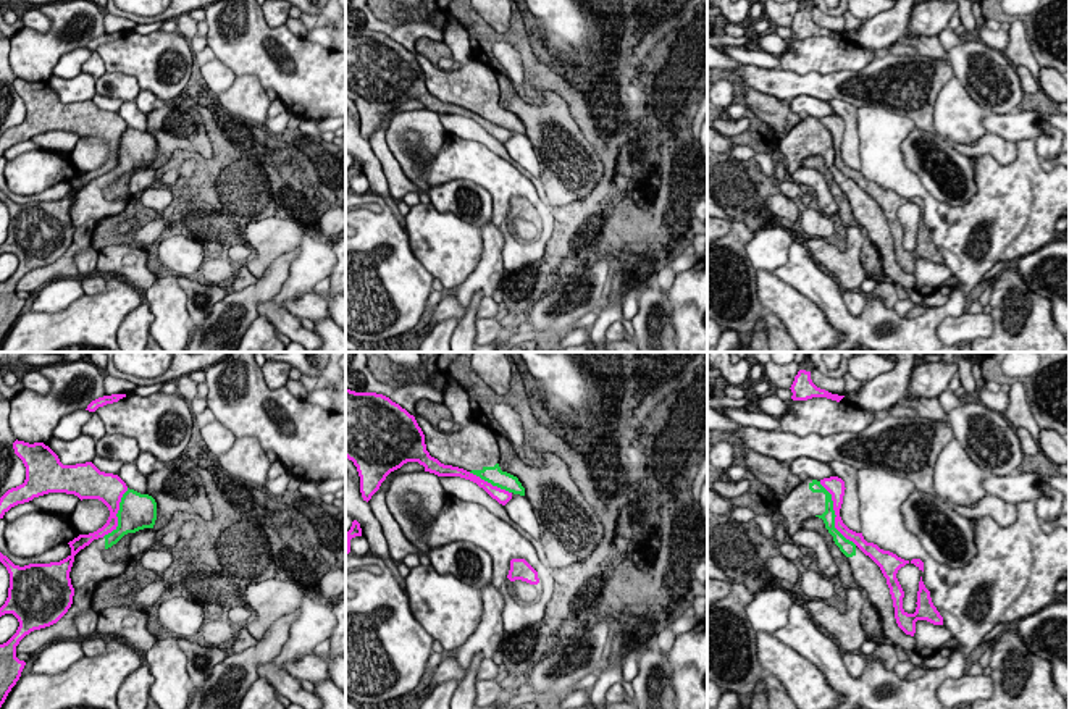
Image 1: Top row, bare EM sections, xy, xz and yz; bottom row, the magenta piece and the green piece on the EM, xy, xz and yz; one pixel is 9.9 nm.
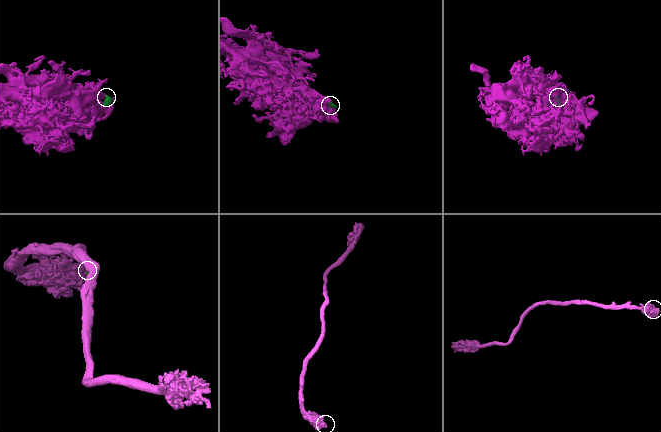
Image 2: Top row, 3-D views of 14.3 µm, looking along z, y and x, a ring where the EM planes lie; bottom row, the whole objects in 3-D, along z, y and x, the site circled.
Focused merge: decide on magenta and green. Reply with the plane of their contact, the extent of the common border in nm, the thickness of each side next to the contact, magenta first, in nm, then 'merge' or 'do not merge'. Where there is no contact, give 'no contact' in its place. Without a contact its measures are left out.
yz | 750 nm | 160/130 nm | do not merge

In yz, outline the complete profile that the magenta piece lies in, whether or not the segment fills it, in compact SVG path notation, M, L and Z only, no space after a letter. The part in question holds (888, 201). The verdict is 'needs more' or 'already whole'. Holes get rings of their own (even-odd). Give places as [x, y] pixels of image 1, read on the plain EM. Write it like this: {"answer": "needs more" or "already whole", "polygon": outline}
{"answer": "already whole", "polygon": "M830 115L830 116L820 118L820 123L832 132L833 149L836 153L835 155L835 166L846 178L853 179L866 194L869 194L880 205L883 215L887 216L887 223L890 226L890 233L893 237L895 257L896 257L898 265L906 273L914 275L917 258L927 258L933 263L943 263L943 255L940 254L940 250L933 244L932 236L930 236L930 229L925 226L922 215L919 220L916 250L908 252L903 247L904 229L896 216L896 212L901 205L909 202L909 199L904 199L890 189L883 189L874 181L867 181L864 178L862 171L856 171L843 162L843 158L840 155L840 147L841 147L845 128L846 128L845 120L838 115Z"}

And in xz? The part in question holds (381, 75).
{"answer": "already whole", "polygon": "M346 26L346 95L357 105L367 141L386 115L407 100L418 100L438 115L470 118L502 144L512 137L512 131L431 95L415 55L383 32Z"}

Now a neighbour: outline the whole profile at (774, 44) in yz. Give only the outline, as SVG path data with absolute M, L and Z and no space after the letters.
M769 34L769 36L764 36L761 39L756 37L754 47L762 50L762 52L772 53L777 58L780 55L783 55L788 48L786 40L777 34Z

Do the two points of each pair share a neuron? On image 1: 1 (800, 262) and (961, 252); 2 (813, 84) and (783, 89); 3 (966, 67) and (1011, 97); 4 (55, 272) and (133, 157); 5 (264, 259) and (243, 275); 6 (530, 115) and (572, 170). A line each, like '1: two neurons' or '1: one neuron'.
1: one neuron
2: one neuron
3: one neuron
4: one neuron
5: two neurons
6: one neuron

